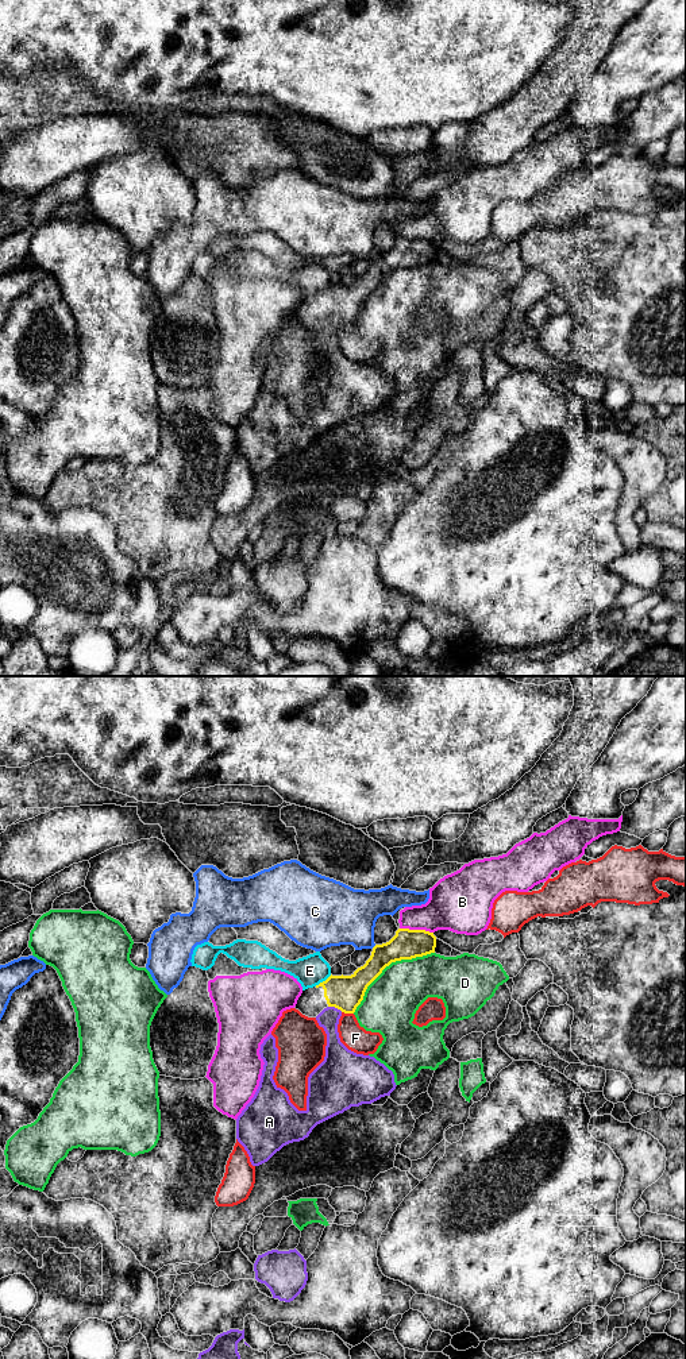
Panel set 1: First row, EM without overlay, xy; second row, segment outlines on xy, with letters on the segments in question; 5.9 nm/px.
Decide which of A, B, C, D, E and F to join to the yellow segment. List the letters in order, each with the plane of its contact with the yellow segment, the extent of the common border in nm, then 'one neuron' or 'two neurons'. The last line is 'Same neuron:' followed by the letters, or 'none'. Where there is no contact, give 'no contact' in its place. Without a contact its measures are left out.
A: xy | 90 nm | one neuron
B: xy | 200 nm | two neurons
C: xy | 40 nm | two neurons
D: xy | 600 nm | two neurons
E: xy | 120 nm | two neurons
F: xy | 70 nm | two neurons
Same neuron: A

